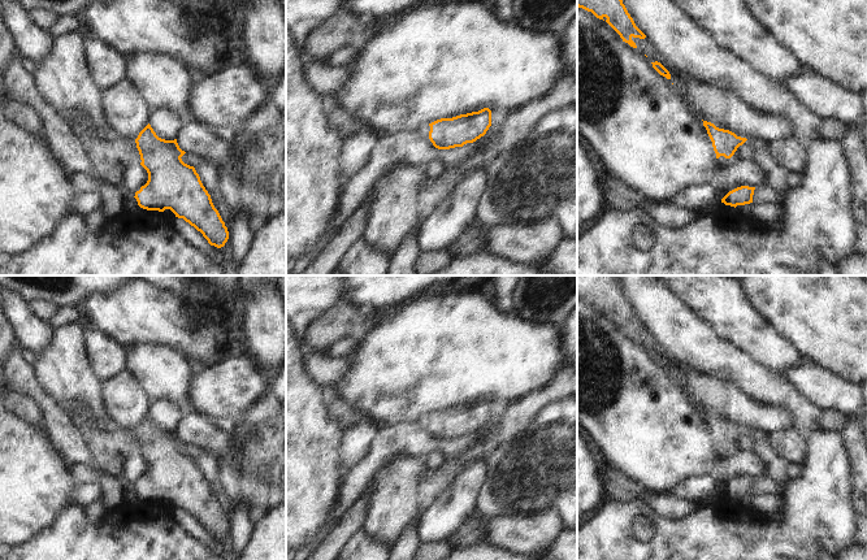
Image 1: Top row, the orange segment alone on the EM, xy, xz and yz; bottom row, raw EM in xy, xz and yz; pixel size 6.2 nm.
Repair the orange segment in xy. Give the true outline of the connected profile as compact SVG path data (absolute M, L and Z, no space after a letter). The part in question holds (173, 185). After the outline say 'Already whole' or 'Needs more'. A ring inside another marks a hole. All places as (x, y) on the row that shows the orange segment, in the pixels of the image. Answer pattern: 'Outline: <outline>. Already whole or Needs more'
Outline: M148 123L139 133L135 143L142 160L140 165L148 173L147 183L134 196L138 205L147 210L164 212L165 209L170 209L175 217L183 218L200 231L211 246L217 248L224 247L229 239L227 227L214 208L211 195L203 186L195 168L182 161L181 157L186 152L179 148L177 139L165 140L159 138Z. Already whole

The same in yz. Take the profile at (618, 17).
Outline: M577 0L577 6L591 12L599 19L606 17L606 22L620 35L623 42L633 48L637 48L633 38L646 38L636 26L623 0Z. Already whole

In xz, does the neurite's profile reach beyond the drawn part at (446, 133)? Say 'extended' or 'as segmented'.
as segmented

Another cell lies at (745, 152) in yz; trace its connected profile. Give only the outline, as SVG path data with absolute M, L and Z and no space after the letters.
M746 140L742 146L737 148L737 151L731 159L725 159L724 156L720 156L718 161L723 166L732 166L738 161L754 161L754 159L755 159L754 148L750 140Z

